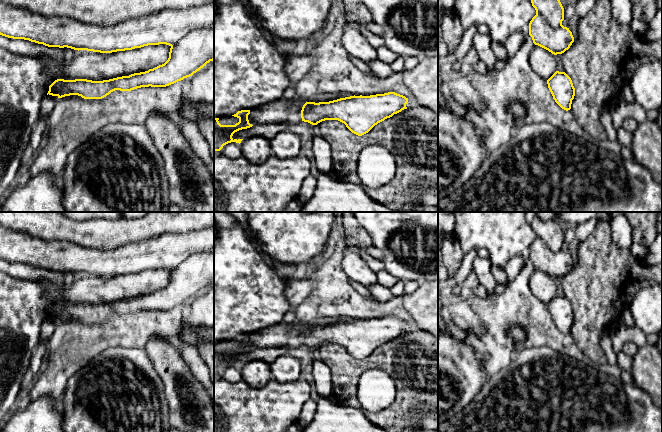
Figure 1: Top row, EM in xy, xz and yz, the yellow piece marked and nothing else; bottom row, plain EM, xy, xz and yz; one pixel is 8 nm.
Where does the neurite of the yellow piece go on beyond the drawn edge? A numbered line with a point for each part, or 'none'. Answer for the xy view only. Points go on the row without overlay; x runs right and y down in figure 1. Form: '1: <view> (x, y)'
1: xy (95, 290)

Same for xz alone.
1: xz (278, 335)

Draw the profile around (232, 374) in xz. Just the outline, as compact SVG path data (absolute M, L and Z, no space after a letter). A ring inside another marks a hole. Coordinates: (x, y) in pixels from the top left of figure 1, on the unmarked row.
M236 366L228 367L220 374L220 378L231 383L240 382L242 381L241 369Z

